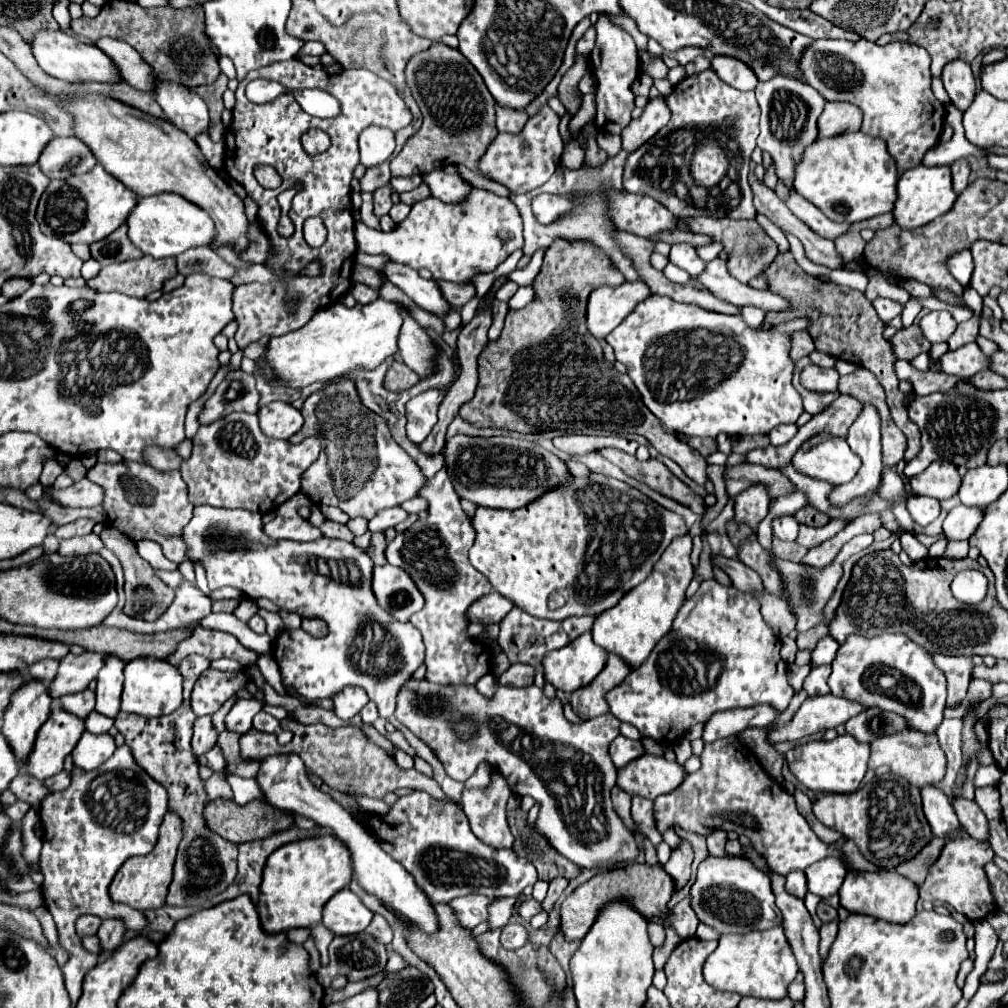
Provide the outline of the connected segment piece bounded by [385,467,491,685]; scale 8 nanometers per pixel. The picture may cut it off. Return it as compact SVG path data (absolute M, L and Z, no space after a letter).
M445 467L429 479L417 495L429 501L429 515L415 521L407 531L397 533L385 549L385 557L389 565L403 569L413 579L425 599L423 609L411 617L411 623L423 633L423 643L427 647L425 679L437 685L475 685L491 671L491 661L479 661L483 645L467 635L467 609L473 601L491 591L491 583L469 565L467 553L473 545L475 533L469 517L459 505L459 497L449 477L445 475Z

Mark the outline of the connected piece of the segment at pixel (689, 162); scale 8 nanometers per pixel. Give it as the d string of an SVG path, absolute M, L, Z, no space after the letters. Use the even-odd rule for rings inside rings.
M711 69L685 77L675 91L665 99L671 119L669 123L651 137L645 145L633 151L623 167L623 189L635 195L647 195L665 205L679 217L729 217L729 219L753 219L757 211L753 207L753 191L747 181L749 161L759 135L759 105L755 93L739 93L737 89L723 85ZM731 177L731 183L721 181Z

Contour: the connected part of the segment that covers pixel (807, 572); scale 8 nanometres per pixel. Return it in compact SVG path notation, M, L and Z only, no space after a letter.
M861 534L853 537L849 543L843 545L841 553L837 555L837 559L833 561L833 565L827 565L825 569L809 569L809 565L801 565L801 563L791 563L785 559L775 559L773 565L775 569L781 573L783 581L785 581L785 595L787 595L787 603L791 605L793 613L797 615L797 631L807 631L819 623L823 623L823 607L827 603L827 599L831 597L831 593L835 591L837 581L841 579L841 565L847 557L851 557L853 553L859 553L861 549L869 547L873 543L872 534Z

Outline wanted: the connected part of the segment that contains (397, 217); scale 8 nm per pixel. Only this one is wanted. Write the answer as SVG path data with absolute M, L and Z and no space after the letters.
M397 203L397 205L393 205L393 207L391 207L389 215L391 215L391 219L393 219L395 223L401 223L401 221L409 215L409 211L411 211L411 207L409 207L409 205L405 205L405 203Z

